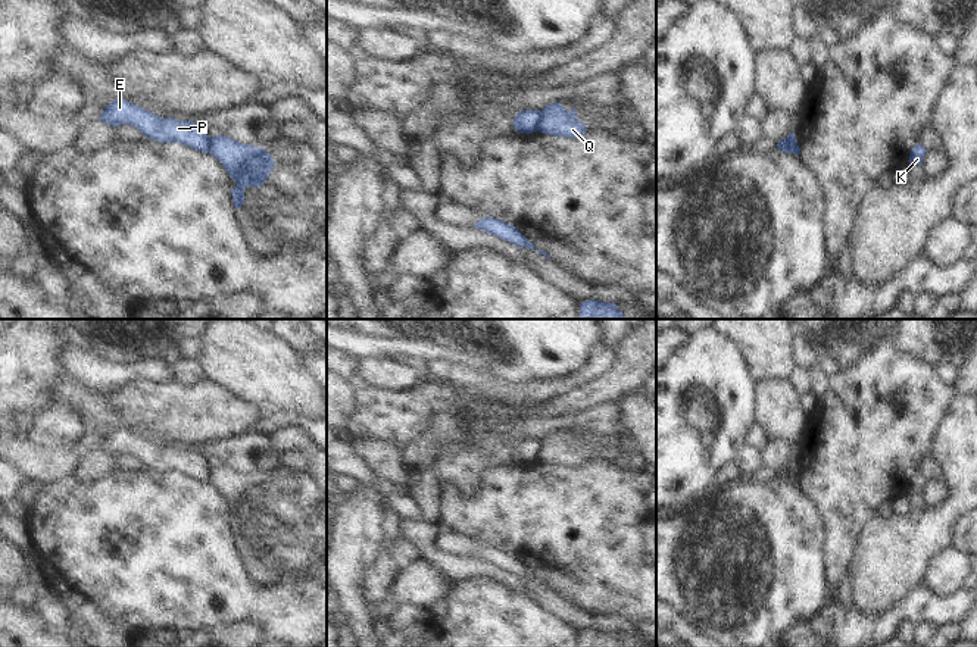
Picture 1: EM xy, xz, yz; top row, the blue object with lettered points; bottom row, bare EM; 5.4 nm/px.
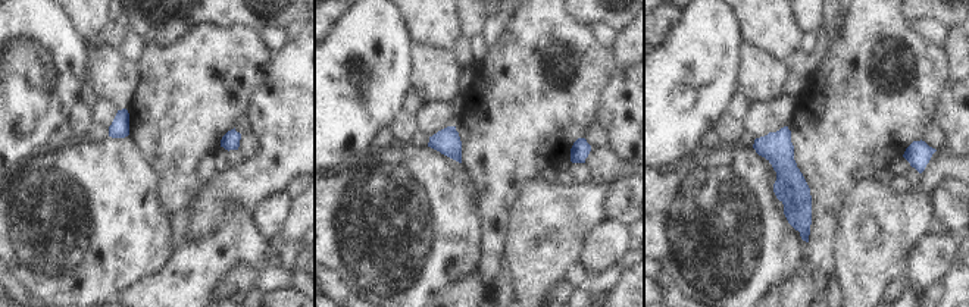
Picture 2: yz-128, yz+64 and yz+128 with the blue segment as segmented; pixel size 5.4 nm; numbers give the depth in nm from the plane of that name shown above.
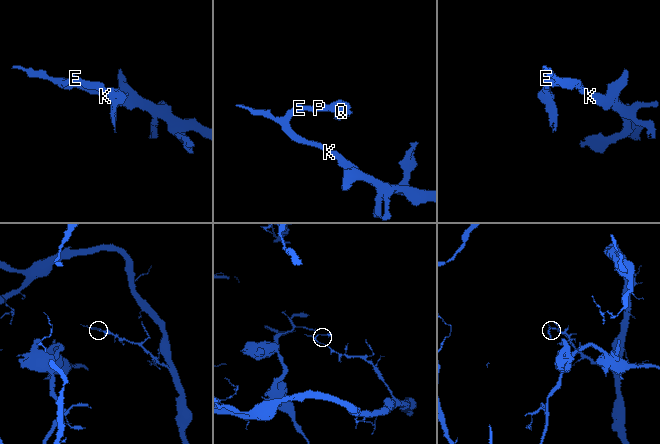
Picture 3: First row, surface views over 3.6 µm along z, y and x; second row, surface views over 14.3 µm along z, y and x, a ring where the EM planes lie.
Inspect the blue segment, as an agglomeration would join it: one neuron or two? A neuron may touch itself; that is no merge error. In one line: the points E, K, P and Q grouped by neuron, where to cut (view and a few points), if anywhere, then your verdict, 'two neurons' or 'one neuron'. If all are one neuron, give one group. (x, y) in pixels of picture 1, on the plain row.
groups E K P / Q; cut xz (539, 440), (539, 455), (536, 459); two neurons

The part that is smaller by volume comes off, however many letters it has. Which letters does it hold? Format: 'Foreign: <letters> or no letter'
Foreign: Q

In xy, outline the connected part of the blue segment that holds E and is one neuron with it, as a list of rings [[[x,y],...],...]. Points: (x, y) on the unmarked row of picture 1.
[[[115,428],[106,435],[99,450],[112,456],[121,453],[132,454],[140,459],[146,468],[159,472],[181,472],[197,481],[209,482],[210,466],[196,451],[160,447],[124,428]]]

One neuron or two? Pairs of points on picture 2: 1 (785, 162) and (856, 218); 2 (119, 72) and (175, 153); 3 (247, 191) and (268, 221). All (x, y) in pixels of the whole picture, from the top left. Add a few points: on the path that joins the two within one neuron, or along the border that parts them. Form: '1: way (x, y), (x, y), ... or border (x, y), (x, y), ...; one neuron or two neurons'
1: border (863, 179), (844, 201), (834, 241); two neurons
2: border (137, 65), (137, 93), (127, 109); two neurons
3: border (287, 188), (268, 193), (252, 209); two neurons

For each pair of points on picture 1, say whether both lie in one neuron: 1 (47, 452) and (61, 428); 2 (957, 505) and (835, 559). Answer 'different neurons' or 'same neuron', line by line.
1: different neurons
2: different neurons

